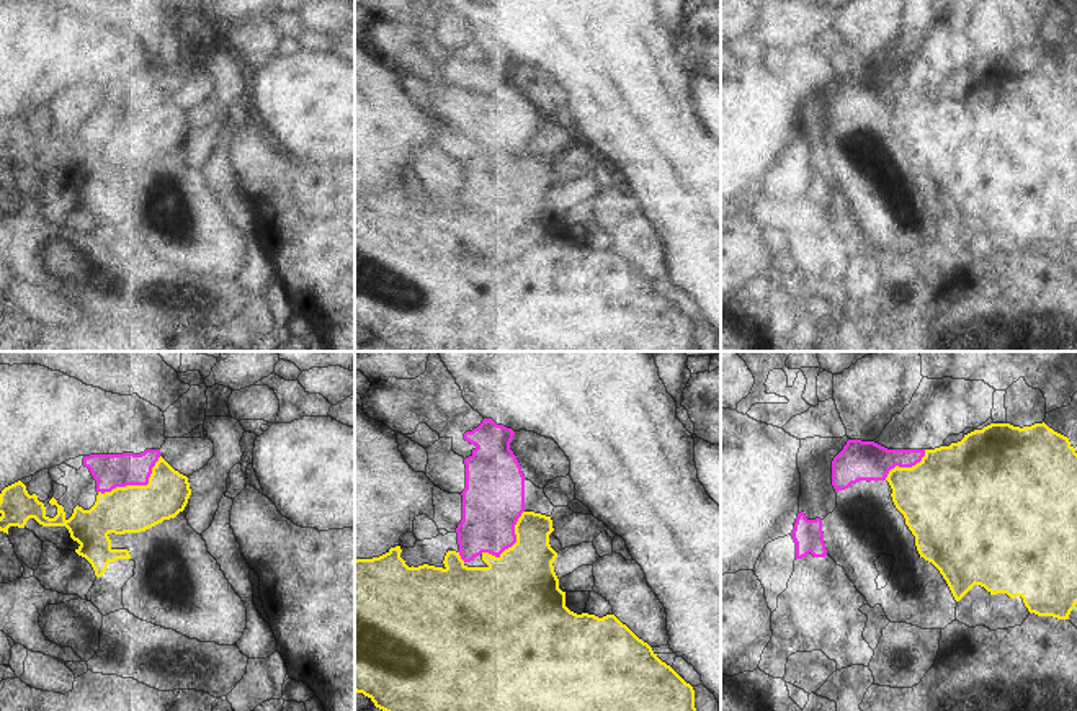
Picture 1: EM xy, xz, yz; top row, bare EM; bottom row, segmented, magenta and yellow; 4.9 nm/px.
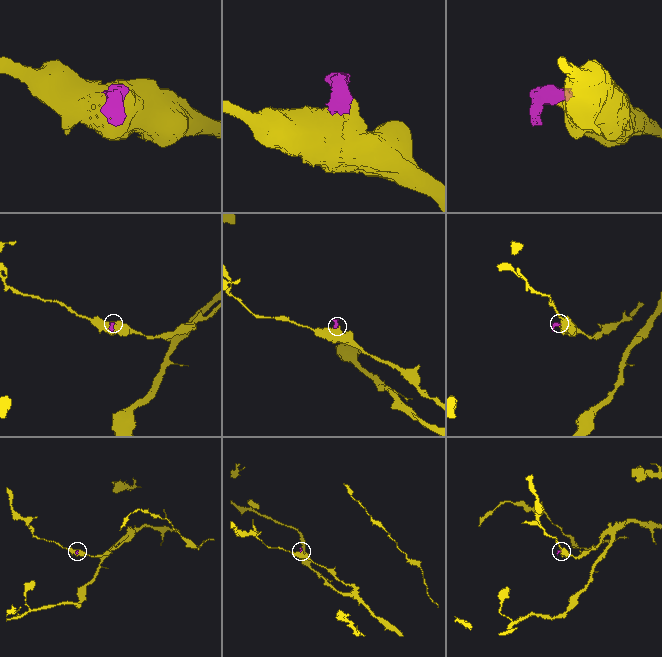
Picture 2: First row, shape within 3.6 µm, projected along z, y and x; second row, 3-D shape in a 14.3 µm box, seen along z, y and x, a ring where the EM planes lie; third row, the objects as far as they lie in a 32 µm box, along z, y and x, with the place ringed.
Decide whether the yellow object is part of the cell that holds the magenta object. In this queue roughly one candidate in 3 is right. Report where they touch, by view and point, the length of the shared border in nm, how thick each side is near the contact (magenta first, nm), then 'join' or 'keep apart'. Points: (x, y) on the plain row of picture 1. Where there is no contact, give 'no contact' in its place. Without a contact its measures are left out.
meets magenta in xy at (136, 118); contact 360 nm long; 170 nm thick on the magenta side, 240 nm on the other; keep apart

